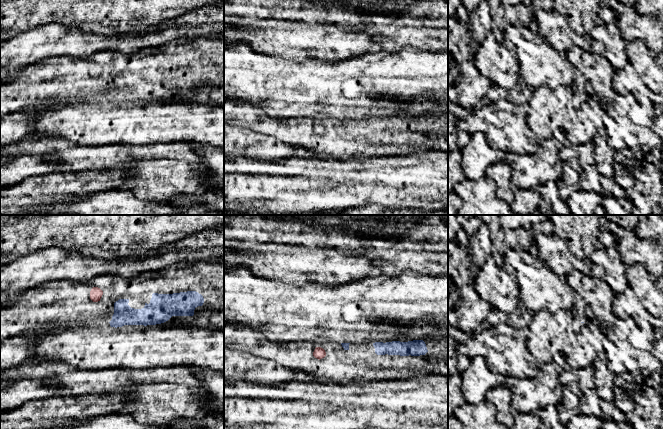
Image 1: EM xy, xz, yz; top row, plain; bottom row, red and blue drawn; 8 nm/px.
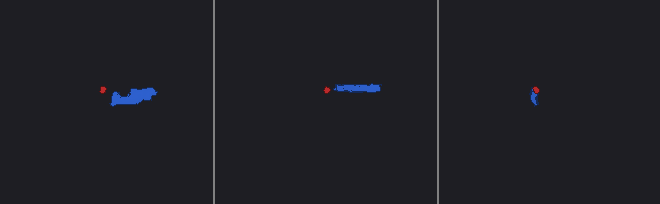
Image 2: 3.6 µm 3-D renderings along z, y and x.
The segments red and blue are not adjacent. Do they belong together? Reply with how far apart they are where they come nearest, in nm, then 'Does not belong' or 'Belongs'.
Distance 120 nm. Belongs

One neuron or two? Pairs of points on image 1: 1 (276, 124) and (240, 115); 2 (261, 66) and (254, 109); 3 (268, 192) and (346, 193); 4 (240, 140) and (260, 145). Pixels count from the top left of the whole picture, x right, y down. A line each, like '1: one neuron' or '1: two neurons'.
1: one neuron
2: one neuron
3: one neuron
4: one neuron

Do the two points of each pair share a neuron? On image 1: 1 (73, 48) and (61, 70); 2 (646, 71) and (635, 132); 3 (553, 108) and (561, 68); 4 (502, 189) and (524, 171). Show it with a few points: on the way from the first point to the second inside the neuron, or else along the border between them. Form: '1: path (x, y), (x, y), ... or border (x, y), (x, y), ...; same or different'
1: border (63, 55), (44, 58), (40, 61); different
2: border (630, 62), (643, 82); different
3: border (572, 85), (535, 89); different
4: border (503, 160), (510, 168), (511, 183), (513, 185); different

